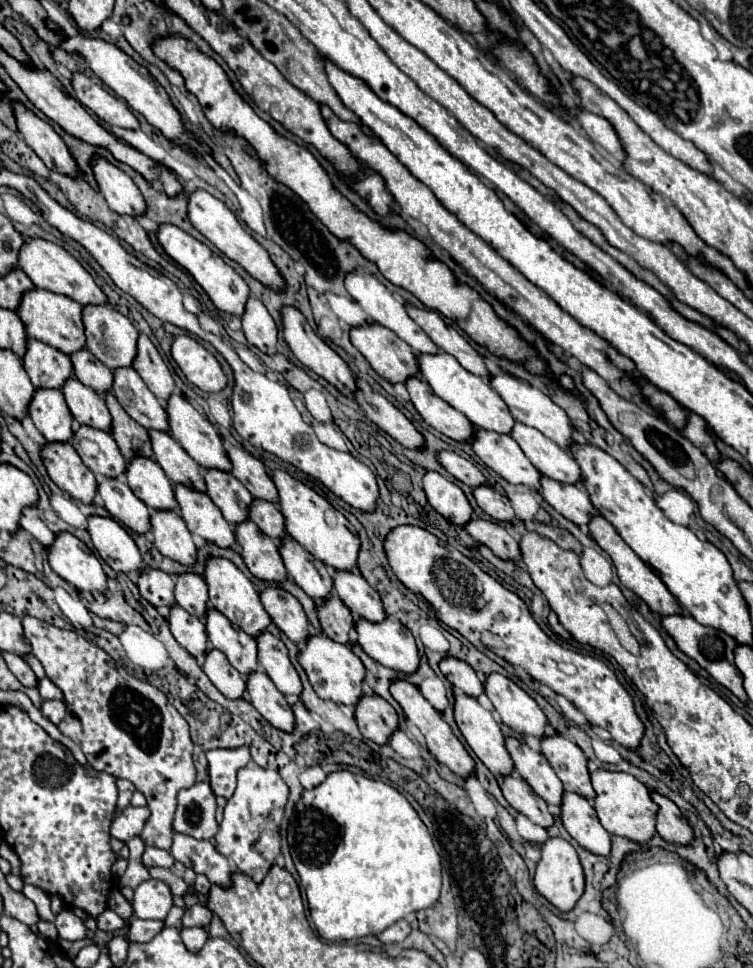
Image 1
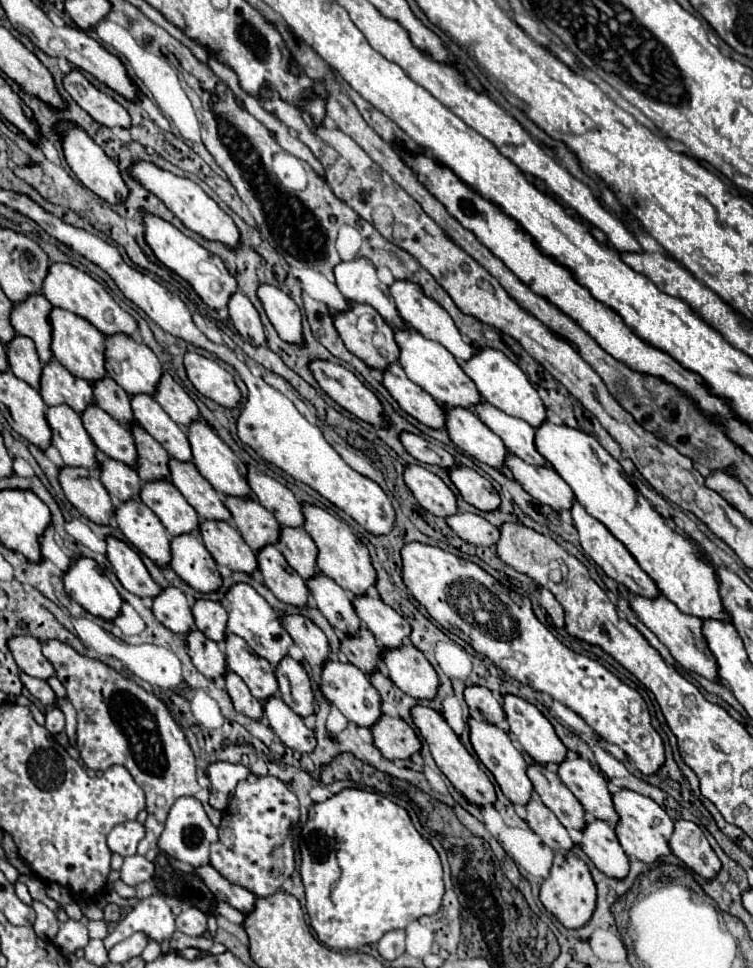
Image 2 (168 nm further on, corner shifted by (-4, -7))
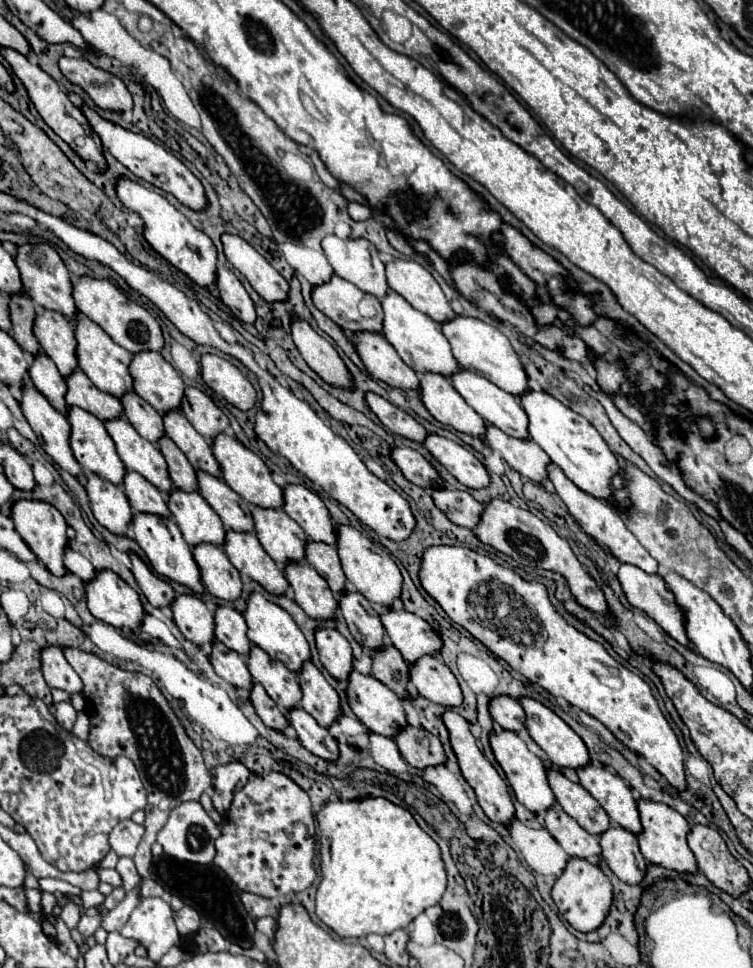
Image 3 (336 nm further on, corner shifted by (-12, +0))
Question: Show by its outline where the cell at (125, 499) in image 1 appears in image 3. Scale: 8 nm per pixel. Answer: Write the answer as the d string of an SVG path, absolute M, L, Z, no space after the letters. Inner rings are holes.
M135 512L131 528L133 528L137 544L143 548L143 552L149 558L149 564L153 566L153 570L157 574L161 574L161 576L165 576L173 582L185 584L193 592L205 592L205 588L201 584L201 578L199 578L199 568L197 568L197 564L193 560L193 554L191 554L191 546L183 540L177 524L171 518L153 516L153 514L147 514L147 512Z

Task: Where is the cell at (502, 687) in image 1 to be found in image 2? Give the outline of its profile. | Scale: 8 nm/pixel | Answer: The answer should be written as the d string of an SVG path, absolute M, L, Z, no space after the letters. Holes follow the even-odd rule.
M505 695L503 709L511 725L511 733L523 745L523 749L541 765L561 763L567 757L567 747L555 735L547 717L521 697Z

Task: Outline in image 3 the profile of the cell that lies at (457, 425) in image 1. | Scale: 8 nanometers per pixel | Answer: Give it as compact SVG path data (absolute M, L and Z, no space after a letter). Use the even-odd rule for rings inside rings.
M359 332L357 338L359 338L357 352L373 378L383 380L393 388L413 390L421 394L421 388L417 388L419 384L417 374L401 360L397 350L381 334Z

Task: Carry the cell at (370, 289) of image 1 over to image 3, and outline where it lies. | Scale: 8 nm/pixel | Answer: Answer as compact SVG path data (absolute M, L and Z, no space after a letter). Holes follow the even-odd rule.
M331 234L325 236L321 244L337 276L349 280L359 290L377 296L379 300L387 296L389 286L385 276L385 264L379 260L379 252L371 242L341 240Z

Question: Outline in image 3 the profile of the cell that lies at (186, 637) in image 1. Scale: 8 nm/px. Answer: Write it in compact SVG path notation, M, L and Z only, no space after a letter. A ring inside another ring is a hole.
M213 640L213 650L209 656L215 672L227 680L233 686L241 686L245 690L251 688L253 678L245 666L245 658L239 656L237 652L229 650L225 644L221 644L219 640Z

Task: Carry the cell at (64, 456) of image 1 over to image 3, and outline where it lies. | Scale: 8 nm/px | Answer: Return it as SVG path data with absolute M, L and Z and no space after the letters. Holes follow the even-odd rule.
M89 474L85 490L95 520L113 534L125 534L127 524L133 518L133 512L123 488L97 474Z

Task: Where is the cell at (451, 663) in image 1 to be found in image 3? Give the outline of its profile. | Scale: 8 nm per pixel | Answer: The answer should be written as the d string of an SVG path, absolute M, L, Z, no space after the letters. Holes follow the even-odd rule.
M495 696L489 702L489 714L491 718L505 730L519 732L525 724L525 712L519 704L519 700L513 700L511 696Z

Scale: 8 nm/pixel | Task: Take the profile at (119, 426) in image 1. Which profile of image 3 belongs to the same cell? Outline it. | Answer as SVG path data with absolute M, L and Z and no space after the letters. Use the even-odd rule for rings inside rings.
M167 436L159 438L157 442L167 468L169 468L169 478L173 482L175 488L181 488L185 492L193 492L197 490L197 478L195 478L195 468L189 464L189 460L185 460L185 454L173 444L173 440L169 440Z

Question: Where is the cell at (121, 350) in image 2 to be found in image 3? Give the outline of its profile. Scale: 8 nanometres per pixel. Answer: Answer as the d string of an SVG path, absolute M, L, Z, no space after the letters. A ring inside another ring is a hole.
M159 352L133 354L129 374L133 376L133 390L157 412L167 412L181 404L185 384Z

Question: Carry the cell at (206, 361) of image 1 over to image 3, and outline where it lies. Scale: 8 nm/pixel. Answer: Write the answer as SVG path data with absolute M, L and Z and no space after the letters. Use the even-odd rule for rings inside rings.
M203 354L201 376L213 392L221 394L229 404L237 406L239 410L249 410L255 404L257 394L253 384L229 360L215 354Z

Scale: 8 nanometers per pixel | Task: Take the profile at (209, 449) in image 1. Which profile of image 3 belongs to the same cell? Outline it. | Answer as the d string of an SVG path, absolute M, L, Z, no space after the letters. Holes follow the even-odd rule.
M225 432L217 434L213 438L213 454L215 460L221 468L223 480L227 482L227 486L231 486L241 498L245 498L247 502L255 504L255 506L263 506L263 508L281 508L283 506L283 490L271 480L271 472L265 466L265 462L251 452L249 448L245 448L237 438L227 436Z

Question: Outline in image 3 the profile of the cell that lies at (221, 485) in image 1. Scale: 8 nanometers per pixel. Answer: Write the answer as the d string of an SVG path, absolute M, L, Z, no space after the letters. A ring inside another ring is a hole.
M261 508L253 510L255 534L265 548L265 552L277 562L301 562L305 558L307 536L301 526L289 518L281 508Z

